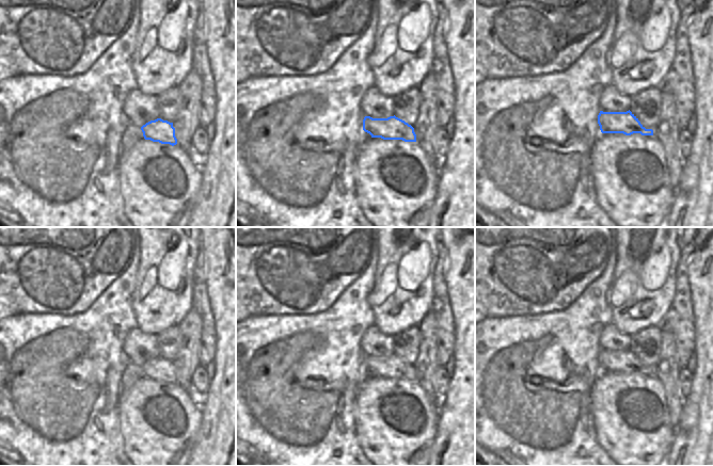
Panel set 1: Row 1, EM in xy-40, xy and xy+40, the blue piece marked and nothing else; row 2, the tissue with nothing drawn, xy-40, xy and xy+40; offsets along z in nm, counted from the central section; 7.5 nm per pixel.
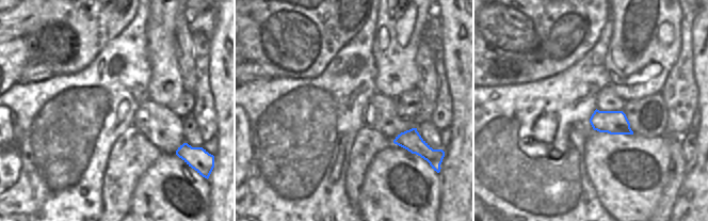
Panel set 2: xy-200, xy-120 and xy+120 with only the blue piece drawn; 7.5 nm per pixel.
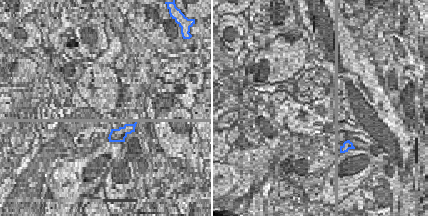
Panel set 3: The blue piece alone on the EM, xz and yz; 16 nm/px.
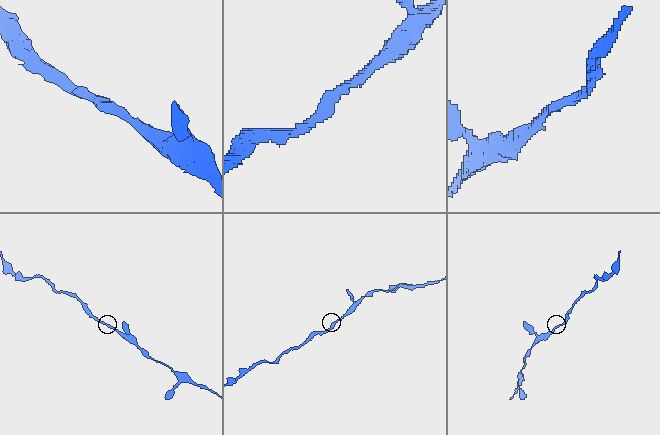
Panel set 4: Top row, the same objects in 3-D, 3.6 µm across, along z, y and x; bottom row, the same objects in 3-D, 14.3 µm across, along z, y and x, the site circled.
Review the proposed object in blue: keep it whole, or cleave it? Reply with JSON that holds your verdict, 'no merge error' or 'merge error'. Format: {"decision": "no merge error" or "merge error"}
{"decision": "no merge error"}

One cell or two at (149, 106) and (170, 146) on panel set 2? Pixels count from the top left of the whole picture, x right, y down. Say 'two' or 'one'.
one

